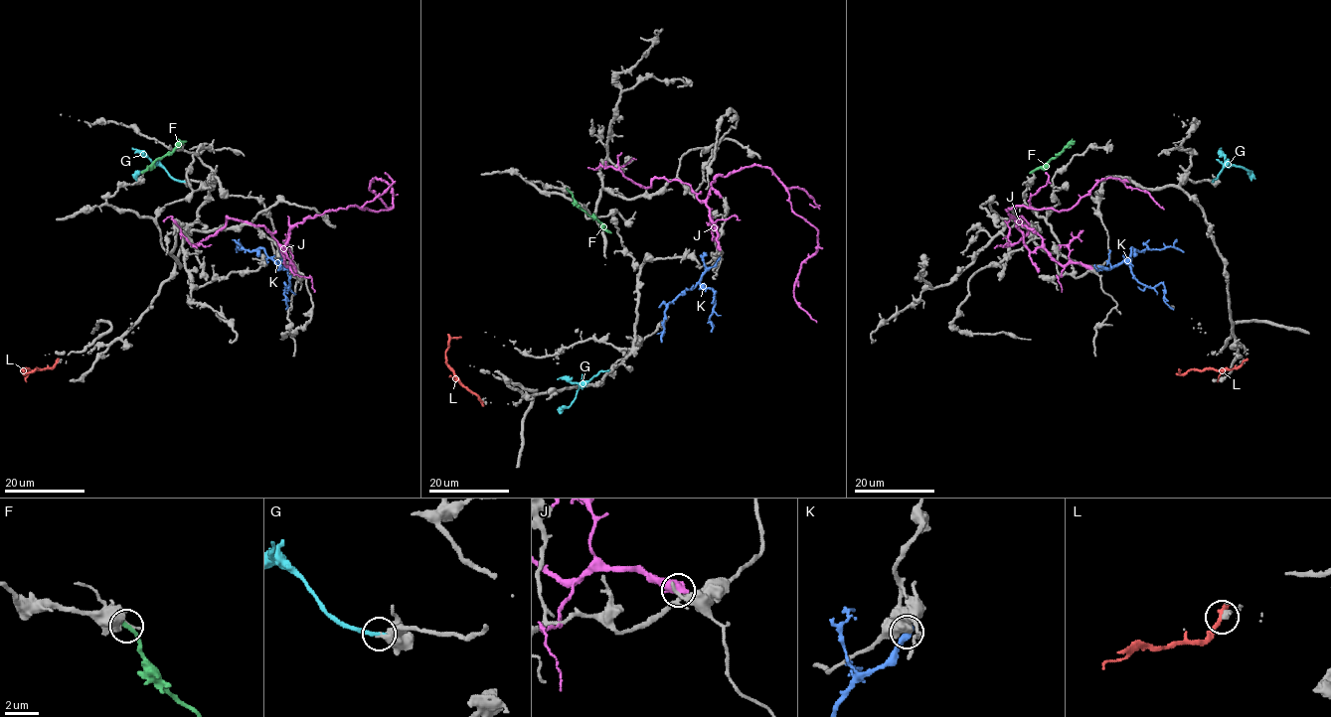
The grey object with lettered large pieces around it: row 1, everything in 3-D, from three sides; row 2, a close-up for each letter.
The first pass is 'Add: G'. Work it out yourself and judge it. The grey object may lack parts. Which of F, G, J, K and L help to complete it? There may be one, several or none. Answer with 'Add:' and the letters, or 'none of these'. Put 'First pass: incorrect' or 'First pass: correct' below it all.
Add: G
First pass: correct

